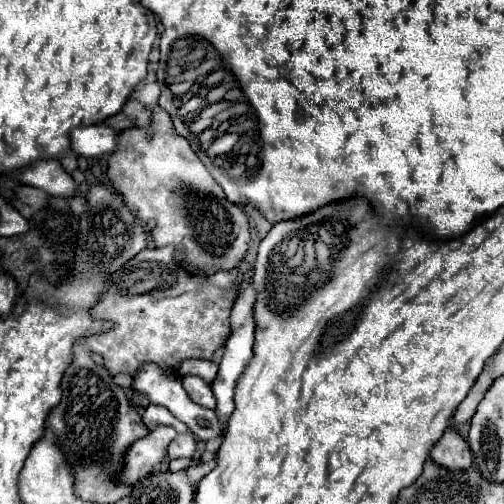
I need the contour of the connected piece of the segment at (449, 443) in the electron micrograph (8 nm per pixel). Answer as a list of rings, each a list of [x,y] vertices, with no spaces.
[[[448,426],[446,434],[432,446],[430,456],[434,462],[448,468],[468,468],[472,464],[472,452],[458,428]]]

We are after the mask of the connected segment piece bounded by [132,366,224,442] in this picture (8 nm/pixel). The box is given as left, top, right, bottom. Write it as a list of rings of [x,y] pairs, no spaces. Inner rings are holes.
[[[144,366],[144,370],[140,370],[140,374],[136,374],[136,378],[132,378],[132,388],[146,394],[150,398],[150,402],[166,406],[178,420],[182,420],[190,428],[190,432],[194,436],[198,436],[204,442],[220,438],[224,434],[224,428],[220,426],[216,412],[210,408],[198,406],[196,402],[192,402],[188,398],[186,390],[182,388],[182,378],[178,374],[160,374],[160,370],[156,370],[156,366]]]

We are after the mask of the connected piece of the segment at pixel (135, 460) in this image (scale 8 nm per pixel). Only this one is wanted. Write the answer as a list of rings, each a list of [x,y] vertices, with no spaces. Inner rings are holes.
[[[156,426],[148,436],[132,444],[126,454],[126,468],[118,480],[132,486],[138,482],[138,478],[144,478],[150,472],[154,472],[156,466],[162,462],[166,448],[174,436],[176,436],[174,428]]]

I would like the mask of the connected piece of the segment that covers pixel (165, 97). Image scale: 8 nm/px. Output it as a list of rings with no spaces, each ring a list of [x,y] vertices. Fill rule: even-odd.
[[[162,84],[162,96],[158,100],[158,106],[164,108],[172,118],[176,118],[174,114],[178,114],[178,106],[176,106],[176,100],[174,100],[174,94],[170,92],[170,88],[166,84]]]

